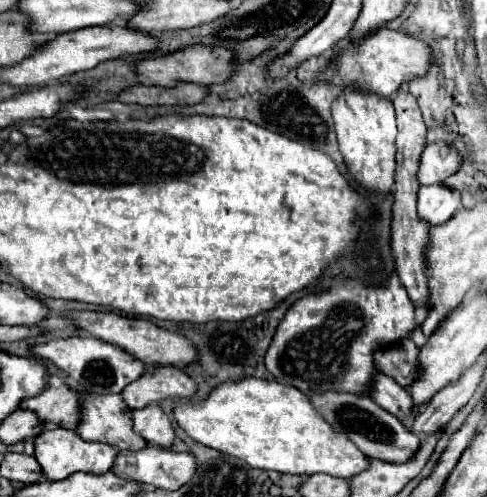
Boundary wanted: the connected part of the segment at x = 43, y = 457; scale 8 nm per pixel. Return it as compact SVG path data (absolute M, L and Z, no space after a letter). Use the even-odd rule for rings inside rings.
M47 428L35 438L35 458L43 468L43 474L51 480L63 480L75 472L93 472L93 474L105 474L111 470L115 462L117 450L109 444L95 444L83 440L75 430L67 428Z

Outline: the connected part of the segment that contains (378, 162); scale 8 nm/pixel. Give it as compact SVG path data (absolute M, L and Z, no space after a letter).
M347 88L343 90L331 106L335 132L339 140L339 150L351 176L365 188L377 192L391 192L395 174L395 112L387 98L381 98L367 90Z

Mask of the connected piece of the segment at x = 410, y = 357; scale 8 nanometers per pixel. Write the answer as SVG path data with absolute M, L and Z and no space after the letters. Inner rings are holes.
M403 340L401 344L395 344L387 350L379 350L375 364L379 372L395 378L395 382L399 382L403 388L409 388L421 372L419 348L413 340Z

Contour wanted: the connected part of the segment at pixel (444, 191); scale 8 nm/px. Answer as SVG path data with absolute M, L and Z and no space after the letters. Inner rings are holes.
M445 184L421 186L419 188L419 216L431 226L447 222L461 206L461 194L457 188L449 188Z

